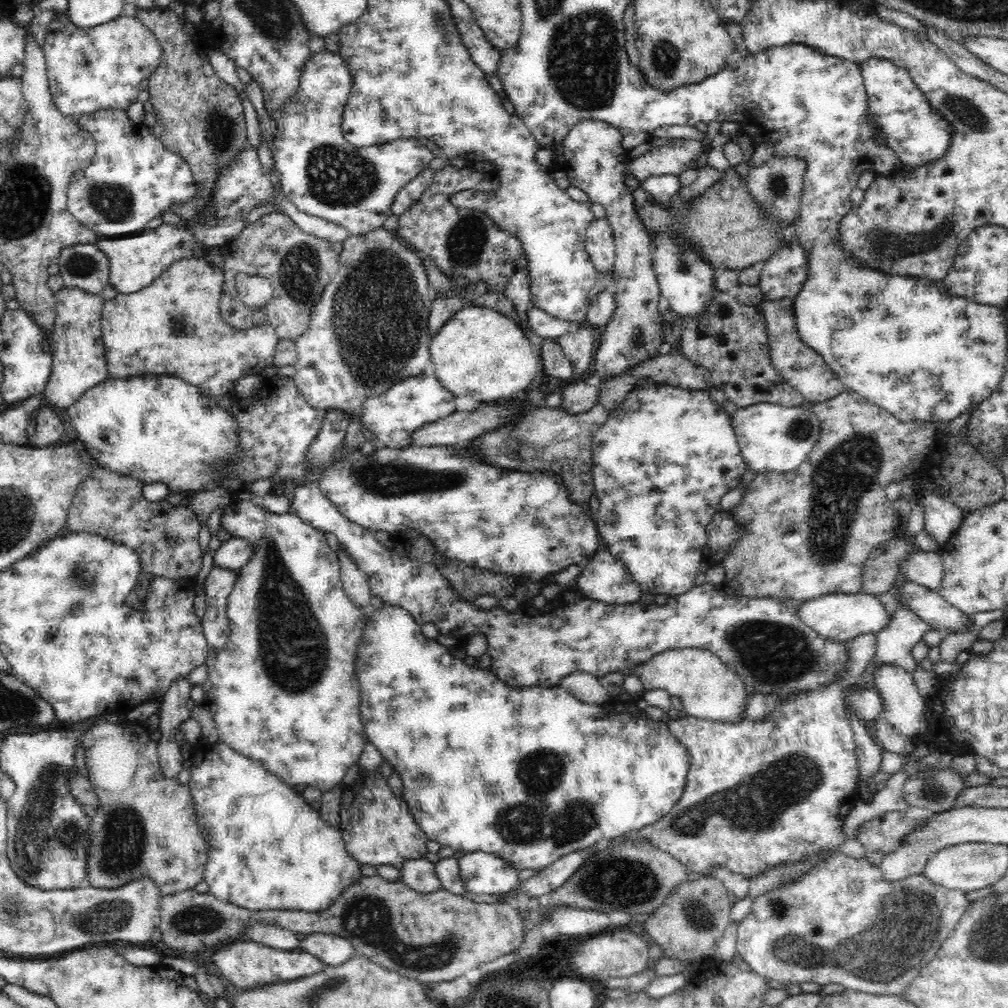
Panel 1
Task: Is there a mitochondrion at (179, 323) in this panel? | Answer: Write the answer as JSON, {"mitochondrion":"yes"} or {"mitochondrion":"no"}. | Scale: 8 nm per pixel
{"mitochondrion":"yes"}

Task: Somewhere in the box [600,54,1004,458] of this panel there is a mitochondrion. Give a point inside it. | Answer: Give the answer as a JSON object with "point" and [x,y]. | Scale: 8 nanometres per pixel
{"point":[888,248]}

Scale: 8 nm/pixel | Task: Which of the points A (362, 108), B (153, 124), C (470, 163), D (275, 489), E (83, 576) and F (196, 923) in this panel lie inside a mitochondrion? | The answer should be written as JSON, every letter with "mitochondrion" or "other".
{"A":"other","B":"other","C":"other","D":"other","E":"mitochondrion","F":"mitochondrion"}

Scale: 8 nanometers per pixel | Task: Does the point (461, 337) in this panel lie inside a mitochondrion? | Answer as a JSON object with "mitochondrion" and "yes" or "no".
{"mitochondrion":"no"}

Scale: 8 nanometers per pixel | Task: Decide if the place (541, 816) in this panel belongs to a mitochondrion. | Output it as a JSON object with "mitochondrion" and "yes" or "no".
{"mitochondrion":"yes"}

